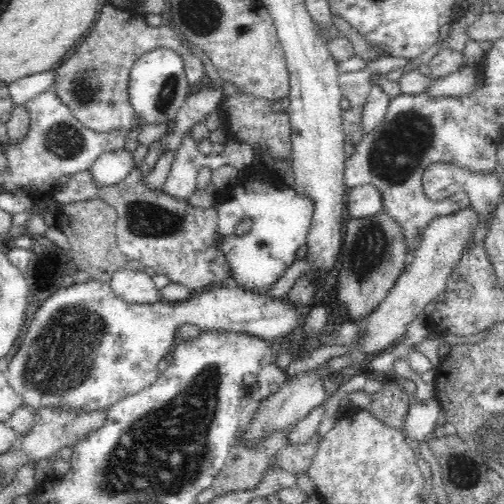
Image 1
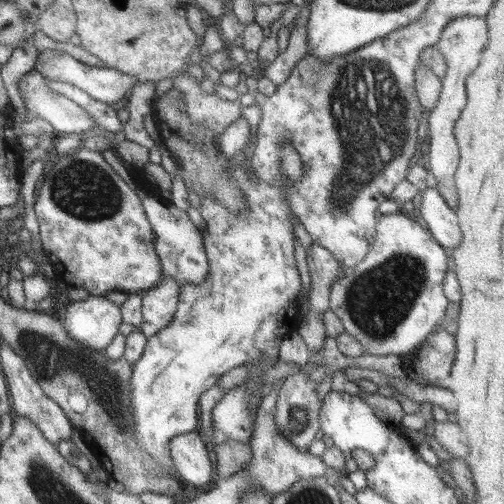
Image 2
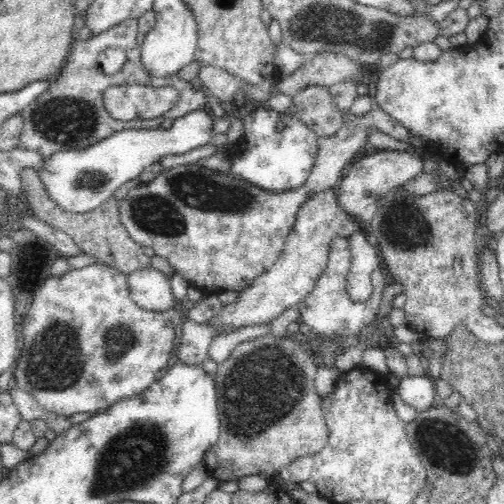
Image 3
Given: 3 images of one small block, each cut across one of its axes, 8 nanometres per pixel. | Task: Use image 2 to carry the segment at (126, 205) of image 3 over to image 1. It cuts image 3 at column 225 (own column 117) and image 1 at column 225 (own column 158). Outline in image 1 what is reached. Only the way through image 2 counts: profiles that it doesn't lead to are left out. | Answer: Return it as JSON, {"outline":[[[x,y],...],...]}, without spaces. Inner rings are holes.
{"outline":[[[90,170],[74,174],[66,184],[60,184],[52,194],[58,204],[70,204],[70,202],[80,202],[88,198],[98,198],[108,204],[112,204],[118,210],[118,220],[116,220],[116,236],[118,236],[118,246],[122,254],[128,260],[138,260],[146,268],[152,268],[154,274],[166,274],[172,282],[188,286],[194,294],[214,286],[214,284],[232,284],[232,274],[228,266],[228,258],[220,252],[218,242],[216,242],[216,226],[218,226],[218,212],[216,208],[194,208],[190,206],[188,200],[178,200],[166,194],[164,190],[150,192],[146,184],[140,178],[140,172],[134,170],[116,186],[102,186],[98,188]]]}

